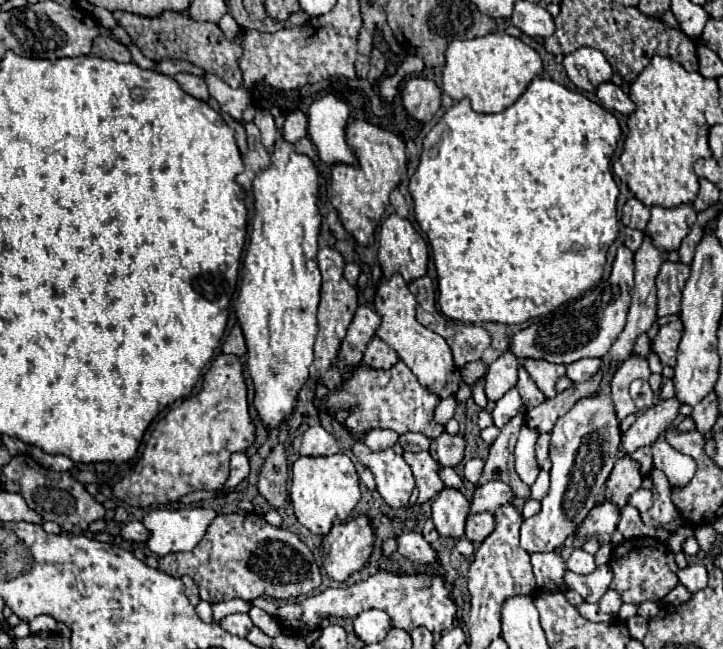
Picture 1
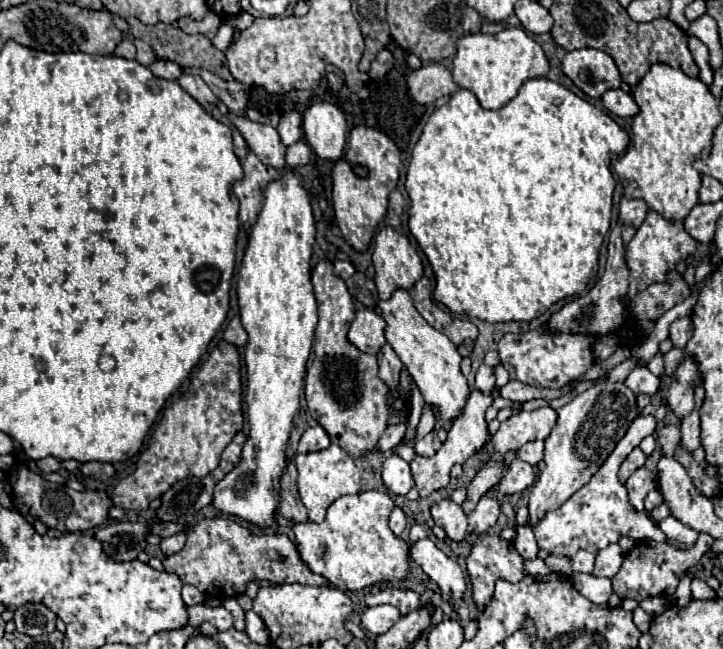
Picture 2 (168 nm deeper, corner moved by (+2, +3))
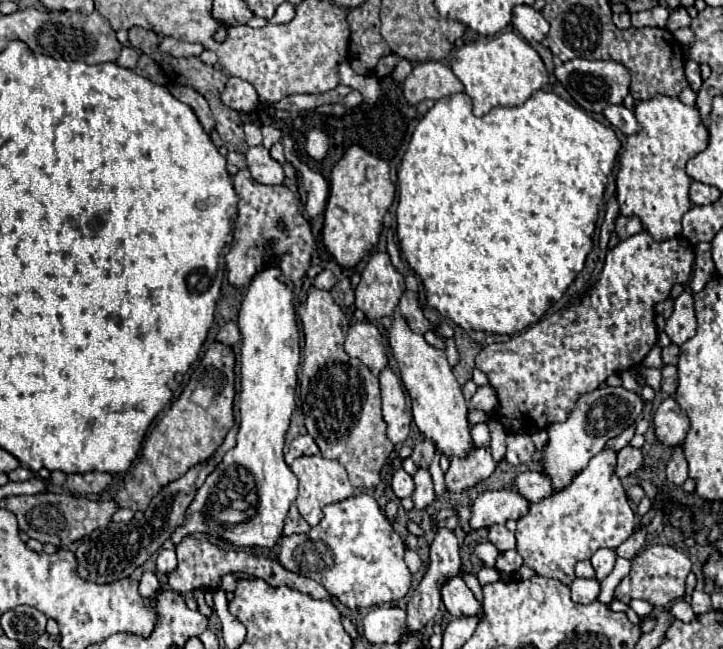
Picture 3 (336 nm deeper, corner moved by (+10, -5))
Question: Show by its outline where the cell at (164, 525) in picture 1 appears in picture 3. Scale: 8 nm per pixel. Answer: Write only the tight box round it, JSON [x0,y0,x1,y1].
[157,550,177,574]

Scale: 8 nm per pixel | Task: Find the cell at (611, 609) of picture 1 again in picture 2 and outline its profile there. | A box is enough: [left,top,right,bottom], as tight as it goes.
[571,572,611,606]

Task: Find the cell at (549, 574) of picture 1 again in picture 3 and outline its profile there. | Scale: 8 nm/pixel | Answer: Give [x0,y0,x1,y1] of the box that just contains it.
[489,526,517,552]

